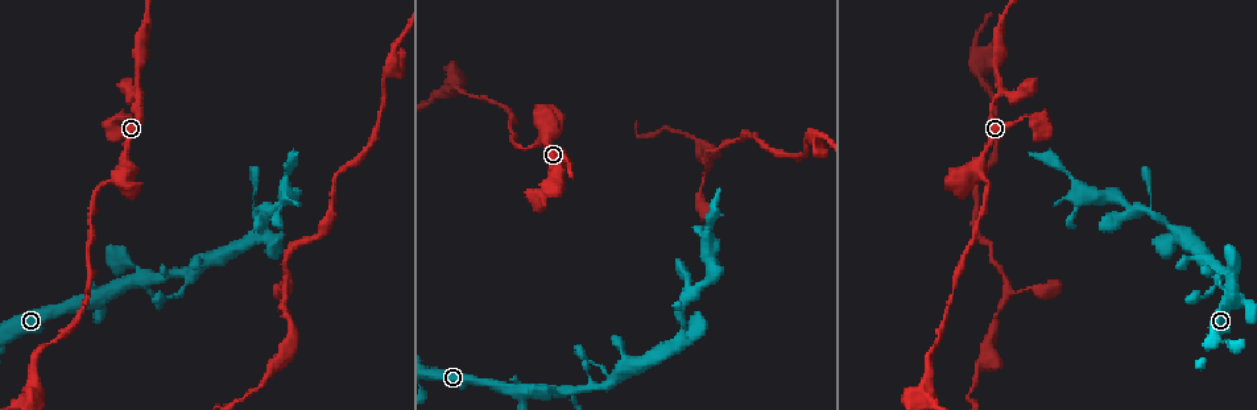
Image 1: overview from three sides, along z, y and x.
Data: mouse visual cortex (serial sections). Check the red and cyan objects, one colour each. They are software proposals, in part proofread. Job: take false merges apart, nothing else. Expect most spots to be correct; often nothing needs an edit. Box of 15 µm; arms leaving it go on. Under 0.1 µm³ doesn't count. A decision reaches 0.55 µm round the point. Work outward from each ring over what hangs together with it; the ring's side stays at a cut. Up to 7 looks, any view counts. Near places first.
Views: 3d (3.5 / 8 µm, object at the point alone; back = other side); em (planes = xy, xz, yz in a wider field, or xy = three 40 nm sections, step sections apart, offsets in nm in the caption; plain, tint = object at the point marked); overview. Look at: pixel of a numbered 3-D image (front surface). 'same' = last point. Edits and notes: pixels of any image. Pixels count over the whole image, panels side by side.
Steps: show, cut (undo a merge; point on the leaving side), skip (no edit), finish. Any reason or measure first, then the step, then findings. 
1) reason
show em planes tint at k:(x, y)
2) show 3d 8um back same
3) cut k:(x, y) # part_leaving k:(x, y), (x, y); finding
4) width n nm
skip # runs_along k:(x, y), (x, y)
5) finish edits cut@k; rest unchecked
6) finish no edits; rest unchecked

sharp bend
show 3d 8um at 1:(129, 115)

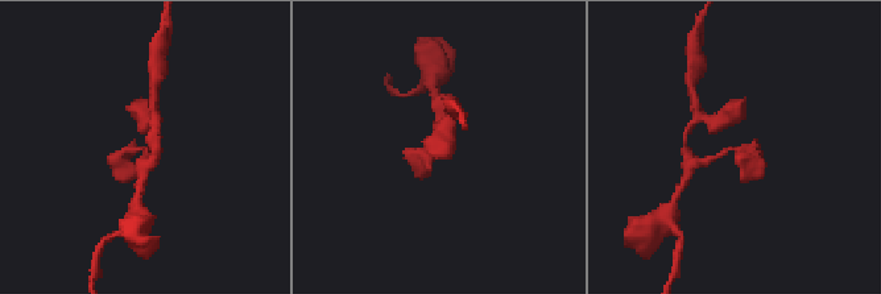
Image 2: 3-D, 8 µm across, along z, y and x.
zoom in
show 3d 3.5um at 2:(139, 147)

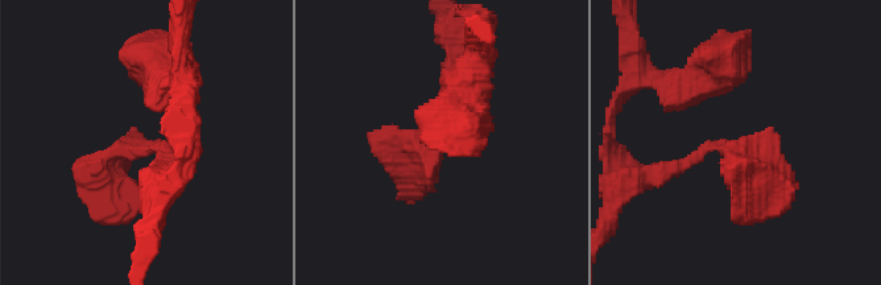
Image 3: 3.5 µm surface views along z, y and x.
skip # runs_along 3:(454, 50), (458, 111), (405, 158); all the same cell

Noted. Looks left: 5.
four-way junction
show 3d 3.5um at 1:(1228, 277)

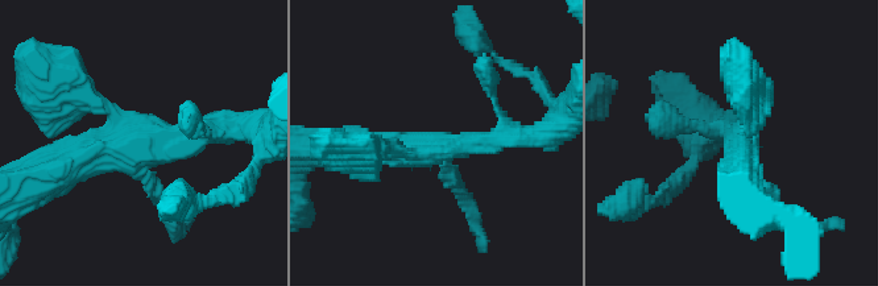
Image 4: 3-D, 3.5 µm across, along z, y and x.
arms 4; arm_widths 200, 250, 300, 450 nm
show em xy step 1 tint at 4:(418, 149)

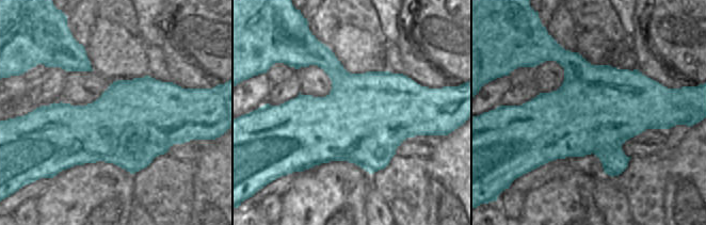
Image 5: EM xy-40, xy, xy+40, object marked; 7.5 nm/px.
skip # runs_along 4:(42, 179), (203, 127); continuous, no second cell

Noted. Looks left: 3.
sharp bend
show 3d 3.5um at 1:(611, 379)

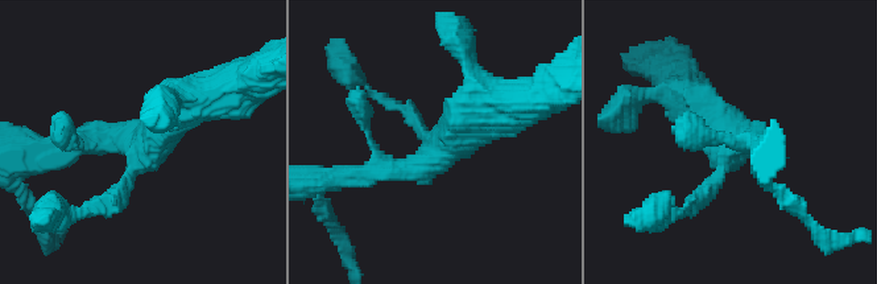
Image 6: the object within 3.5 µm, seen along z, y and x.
show em planes tint at 6:(143, 160)

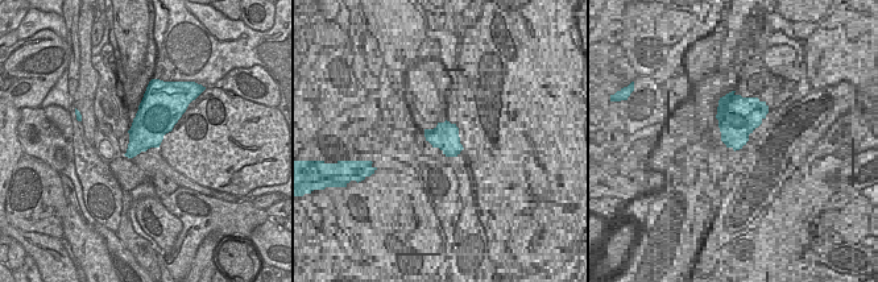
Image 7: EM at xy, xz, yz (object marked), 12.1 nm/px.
another direction
show em xy step 5 tint same

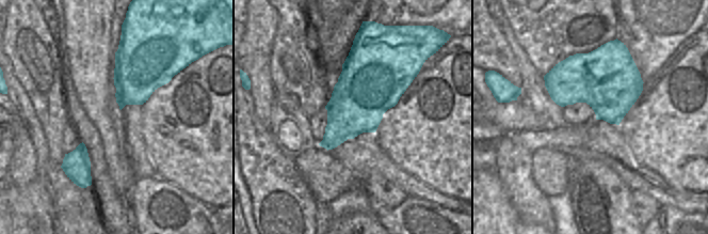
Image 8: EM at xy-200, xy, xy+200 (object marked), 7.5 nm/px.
skip # runs_along 6:(755, 139), (731, 139), (718, 184), (687, 204); one cell here

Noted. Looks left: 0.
finish no edits; rest unchecked

